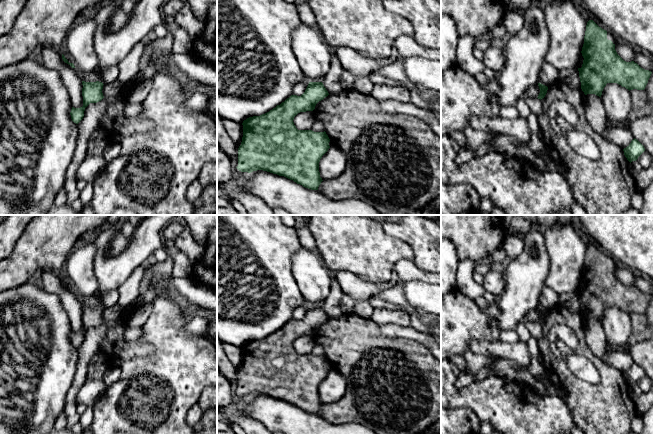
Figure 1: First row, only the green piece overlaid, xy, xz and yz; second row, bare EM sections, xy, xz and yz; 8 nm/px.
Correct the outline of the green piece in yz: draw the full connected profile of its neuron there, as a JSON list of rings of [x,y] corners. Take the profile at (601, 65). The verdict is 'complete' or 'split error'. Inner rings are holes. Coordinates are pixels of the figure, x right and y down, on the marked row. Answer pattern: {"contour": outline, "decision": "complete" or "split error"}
{"contour": [[[593,20],[586,25],[581,68],[578,68],[581,89],[585,95],[599,97],[607,83],[617,83],[626,89],[644,90],[652,74],[634,61],[624,61],[616,52],[617,38],[599,27]]], "decision": "split error"}

